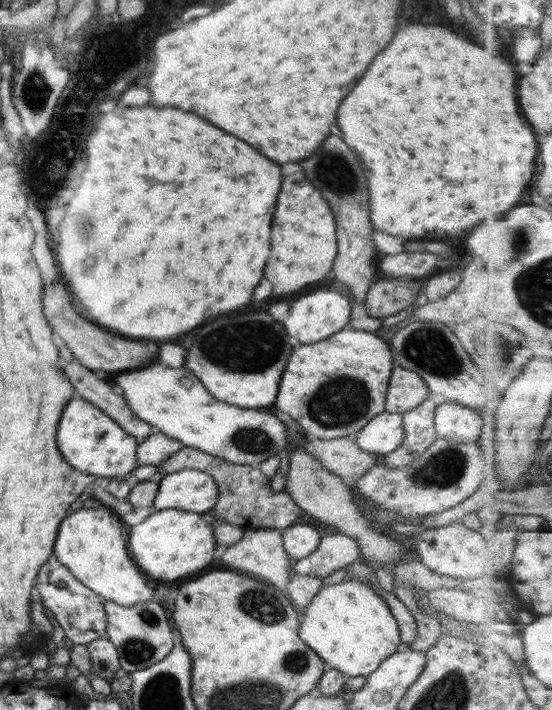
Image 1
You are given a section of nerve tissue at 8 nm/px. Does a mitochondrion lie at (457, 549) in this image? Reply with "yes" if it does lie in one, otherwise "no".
no

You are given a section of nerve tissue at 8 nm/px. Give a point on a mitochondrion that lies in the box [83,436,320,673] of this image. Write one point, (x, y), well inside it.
(258, 603)

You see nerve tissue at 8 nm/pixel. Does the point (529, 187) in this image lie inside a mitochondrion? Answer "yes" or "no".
no

